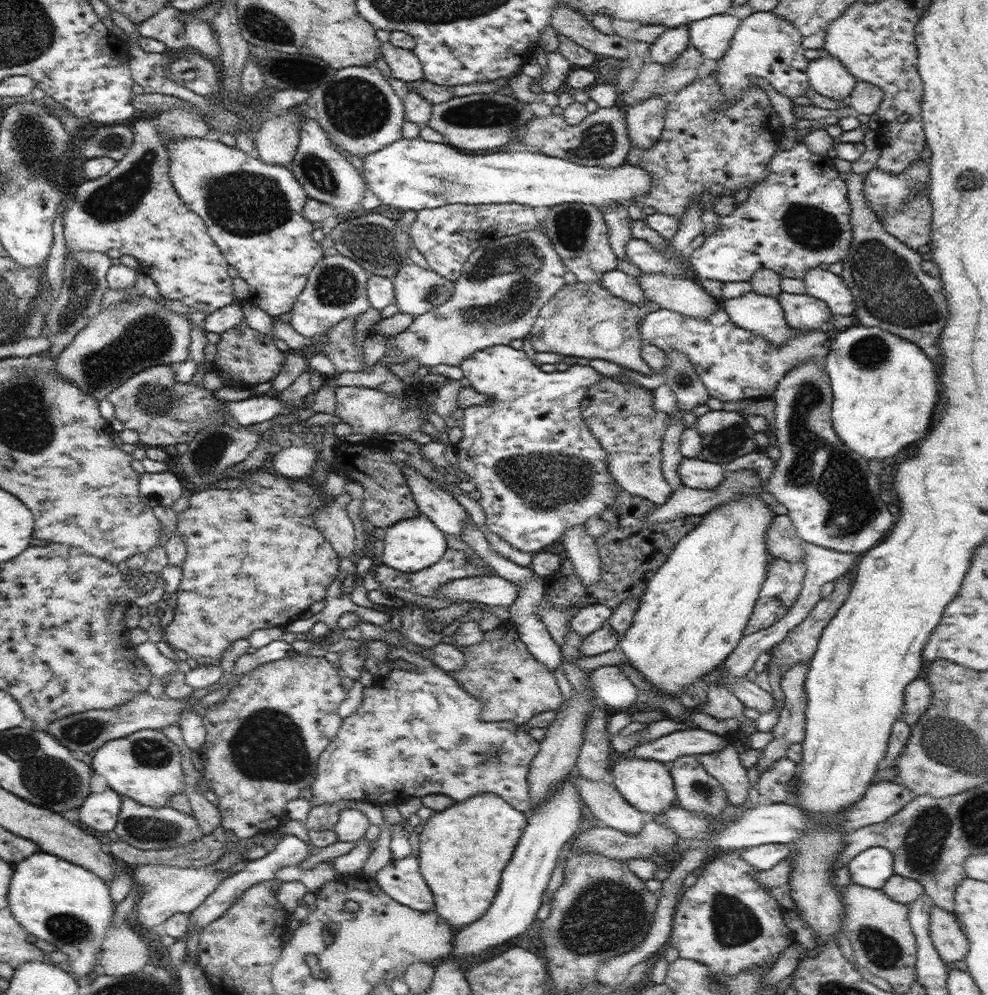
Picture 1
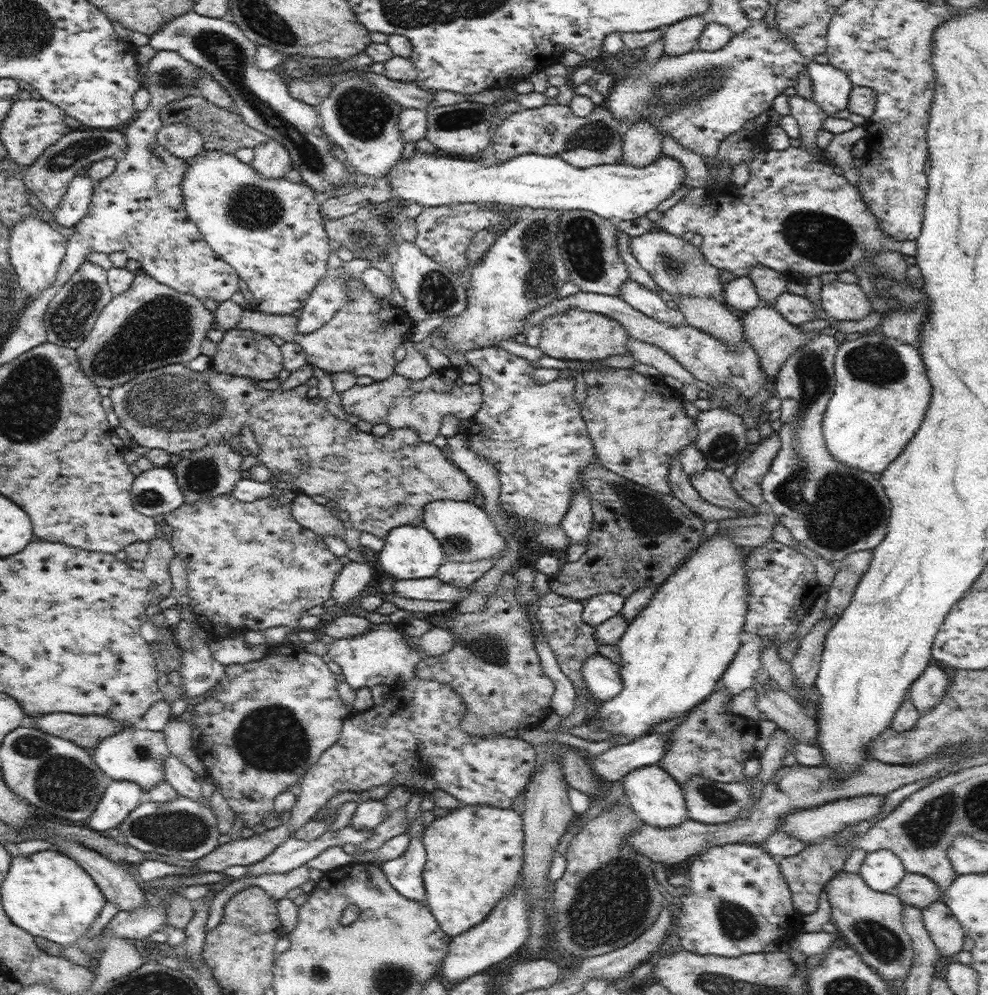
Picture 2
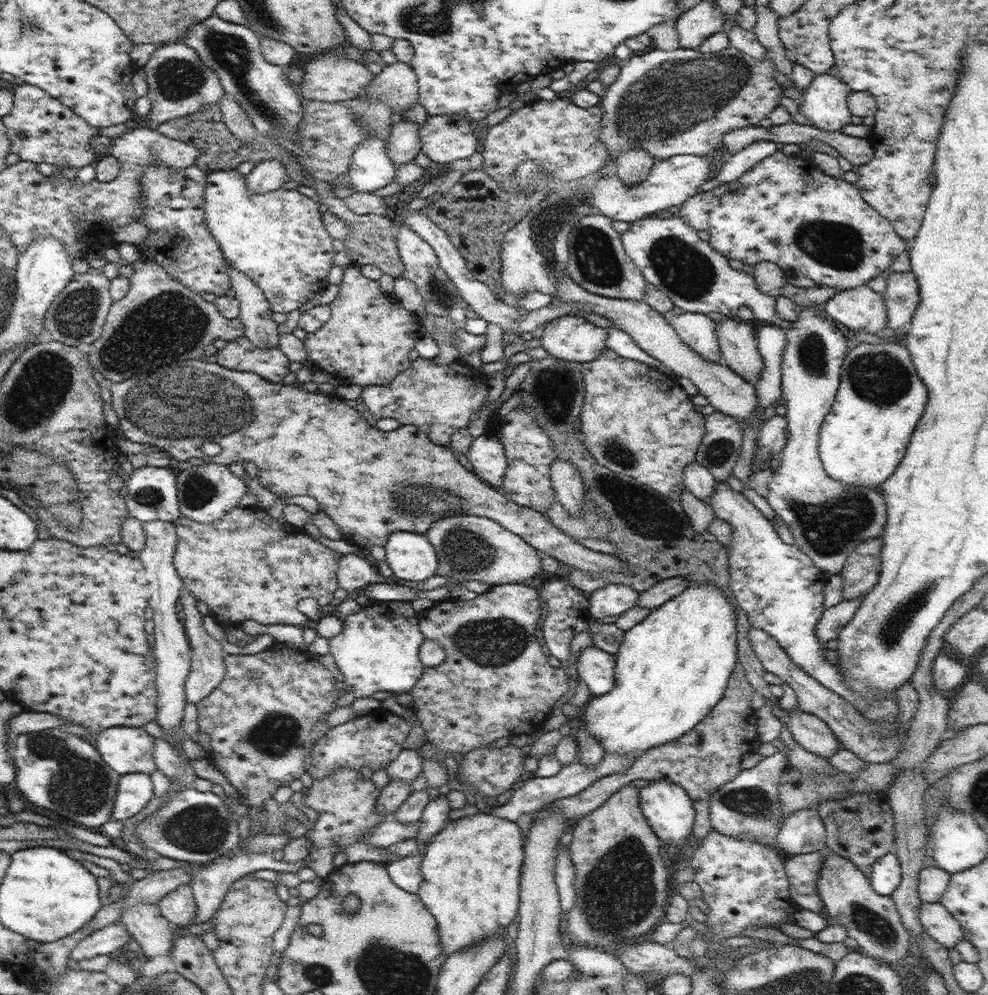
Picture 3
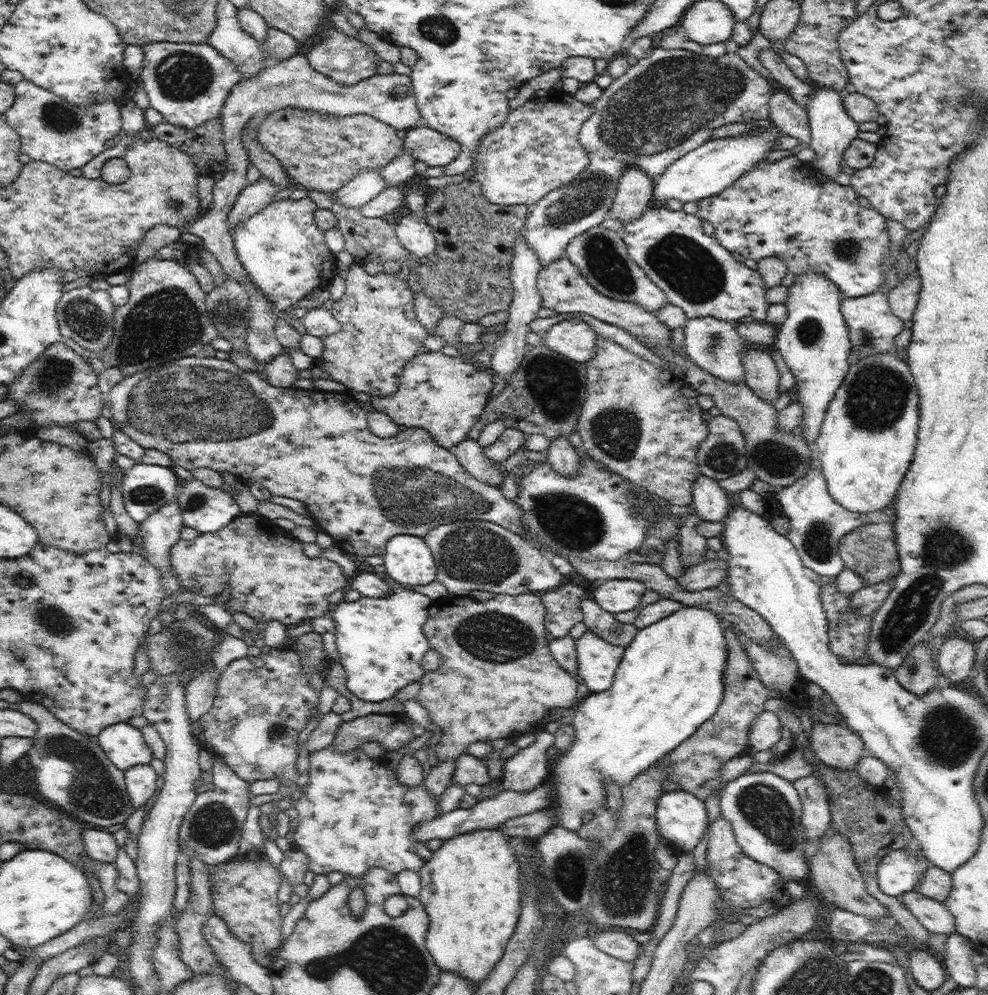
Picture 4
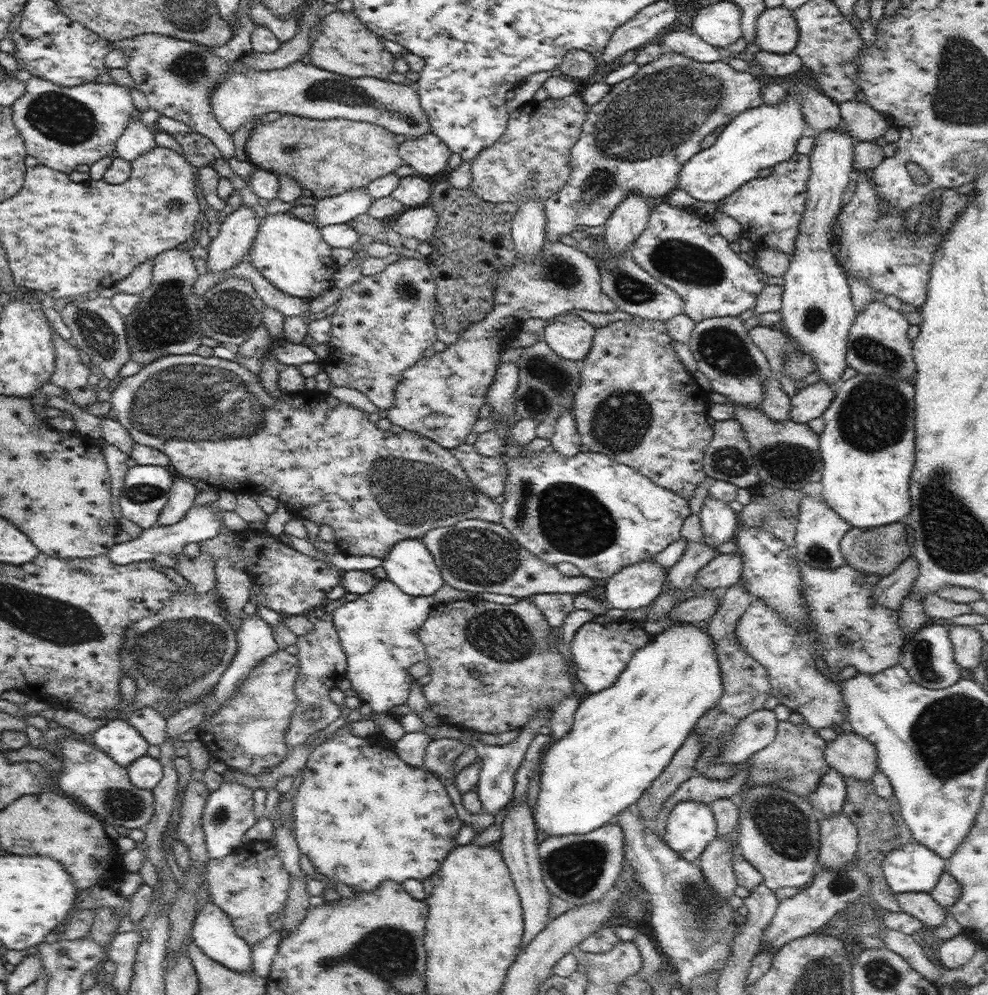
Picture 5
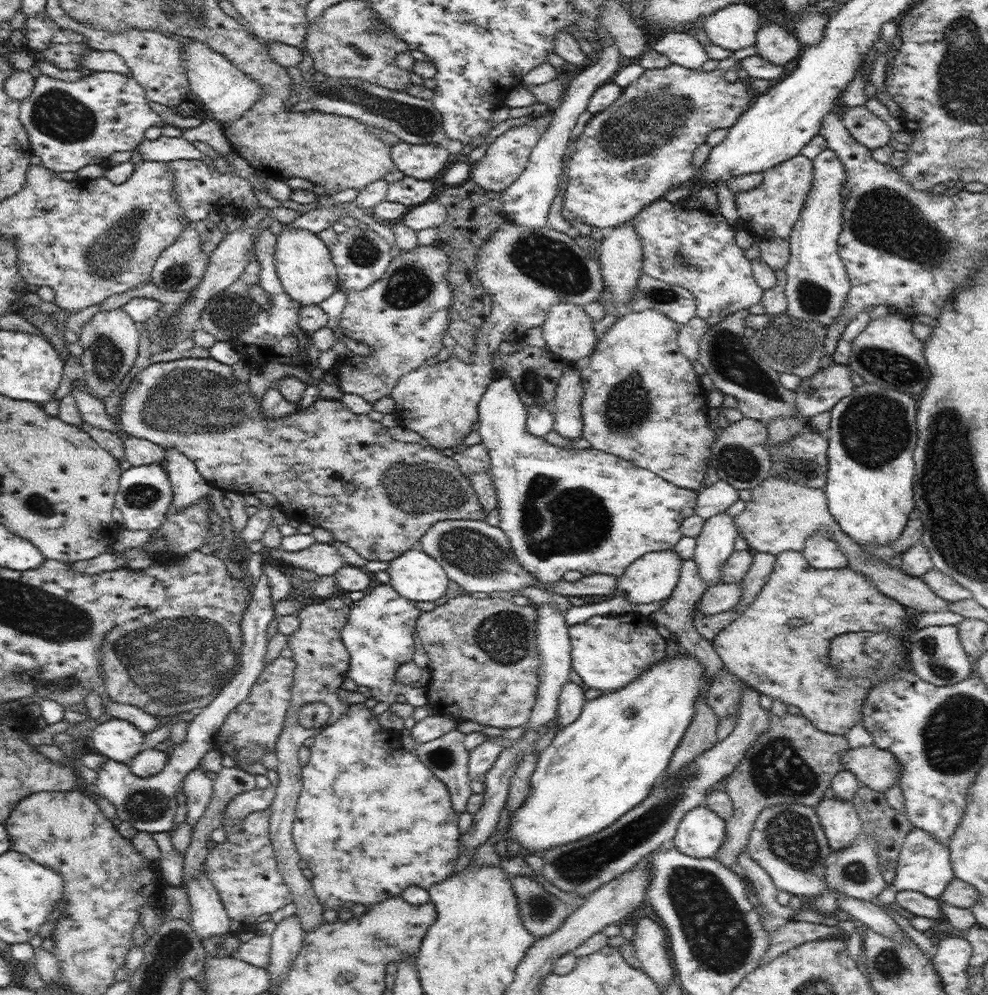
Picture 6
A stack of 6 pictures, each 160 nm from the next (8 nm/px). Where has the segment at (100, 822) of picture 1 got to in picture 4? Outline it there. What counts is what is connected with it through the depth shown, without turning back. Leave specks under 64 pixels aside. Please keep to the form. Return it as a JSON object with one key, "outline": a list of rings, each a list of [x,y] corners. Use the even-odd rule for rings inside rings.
{"outline":[[[151,764],[134,765],[125,770],[127,793],[136,809],[158,792],[160,781]]]}

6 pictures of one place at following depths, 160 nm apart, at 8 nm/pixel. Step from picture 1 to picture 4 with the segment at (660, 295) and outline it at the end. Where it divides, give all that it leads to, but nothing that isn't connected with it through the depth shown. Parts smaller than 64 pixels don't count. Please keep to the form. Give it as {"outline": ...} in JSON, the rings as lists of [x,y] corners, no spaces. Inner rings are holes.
{"outline":[[[748,346],[742,360],[746,371],[744,382],[762,397],[762,400],[773,405],[780,396],[778,386],[781,381],[772,356],[760,350],[752,350]]]}

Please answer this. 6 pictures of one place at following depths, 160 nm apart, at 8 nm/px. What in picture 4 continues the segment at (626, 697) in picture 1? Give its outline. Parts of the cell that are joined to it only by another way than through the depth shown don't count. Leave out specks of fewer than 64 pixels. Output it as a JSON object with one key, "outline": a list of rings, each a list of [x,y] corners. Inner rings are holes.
{"outline":[[[586,630],[582,637],[575,640],[575,647],[580,682],[591,693],[609,690],[626,647],[610,644],[592,630]]]}

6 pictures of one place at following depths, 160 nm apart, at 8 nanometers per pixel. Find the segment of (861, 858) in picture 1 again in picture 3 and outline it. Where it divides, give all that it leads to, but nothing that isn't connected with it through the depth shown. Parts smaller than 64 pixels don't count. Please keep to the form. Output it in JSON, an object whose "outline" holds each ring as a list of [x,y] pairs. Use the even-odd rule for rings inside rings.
{"outline":[[[894,851],[874,862],[870,882],[872,888],[882,896],[891,896],[898,888],[901,883],[901,864]]]}

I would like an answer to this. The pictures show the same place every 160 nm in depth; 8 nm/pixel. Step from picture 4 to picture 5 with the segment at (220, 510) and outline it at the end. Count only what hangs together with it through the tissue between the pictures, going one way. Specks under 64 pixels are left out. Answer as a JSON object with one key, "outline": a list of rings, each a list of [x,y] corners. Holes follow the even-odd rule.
{"outline":[[[224,490],[219,494],[216,501],[218,508],[220,508],[220,515],[216,515],[211,509],[210,505],[206,507],[192,507],[180,519],[180,522],[171,524],[169,527],[154,526],[149,529],[141,530],[140,534],[129,541],[123,543],[116,543],[110,547],[108,552],[108,559],[118,565],[128,565],[140,561],[152,561],[158,554],[176,554],[180,555],[182,552],[194,548],[195,545],[202,541],[214,538],[219,532],[223,524],[223,512],[234,511],[237,505],[236,494],[233,491]]]}

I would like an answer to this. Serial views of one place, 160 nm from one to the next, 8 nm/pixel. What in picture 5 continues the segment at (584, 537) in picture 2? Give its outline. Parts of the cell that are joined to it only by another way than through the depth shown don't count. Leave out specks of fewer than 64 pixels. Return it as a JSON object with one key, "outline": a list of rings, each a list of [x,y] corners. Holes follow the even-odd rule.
{"outline":[[[573,409],[566,410],[559,416],[550,442],[555,451],[567,457],[574,456],[580,450],[582,441],[576,426]]]}

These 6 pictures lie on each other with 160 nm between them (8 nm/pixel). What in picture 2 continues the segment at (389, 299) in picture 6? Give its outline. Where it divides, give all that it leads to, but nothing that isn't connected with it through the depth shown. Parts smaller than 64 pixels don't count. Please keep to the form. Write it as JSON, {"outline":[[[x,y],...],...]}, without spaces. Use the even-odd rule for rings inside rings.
{"outline":[[[360,277],[348,282],[347,288],[349,299],[337,308],[334,316],[322,328],[311,333],[297,332],[293,341],[306,354],[308,364],[326,372],[337,375],[346,372],[356,377],[370,376],[375,381],[386,380],[394,374],[394,367],[398,365],[394,351],[410,340],[414,322],[404,307],[390,305],[384,308],[381,298],[372,294]]]}

